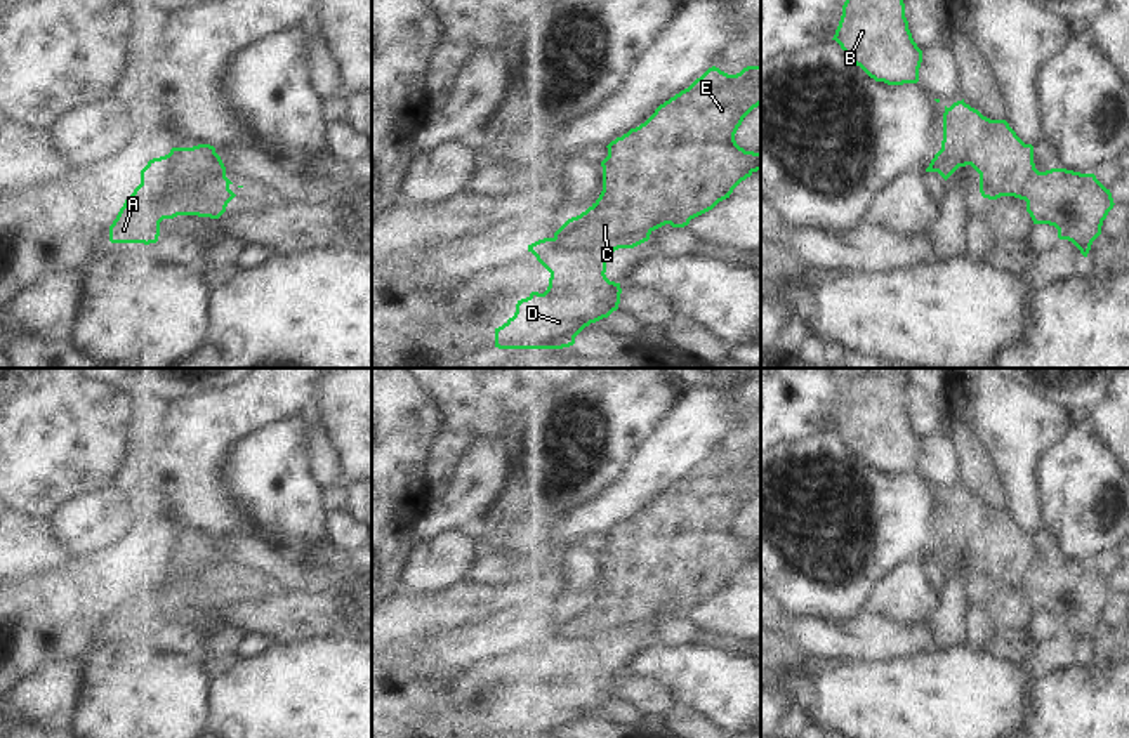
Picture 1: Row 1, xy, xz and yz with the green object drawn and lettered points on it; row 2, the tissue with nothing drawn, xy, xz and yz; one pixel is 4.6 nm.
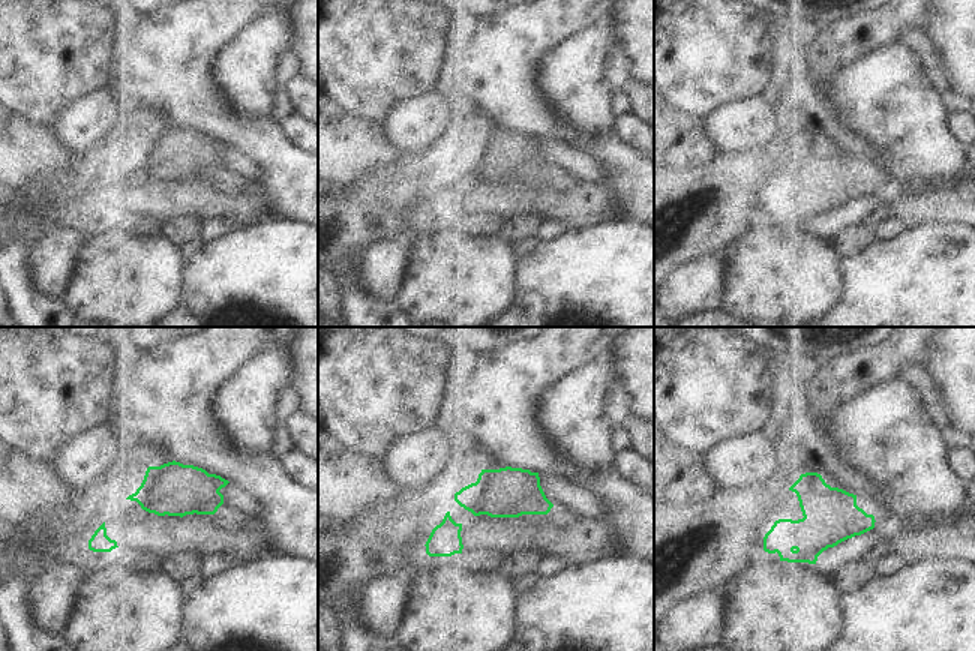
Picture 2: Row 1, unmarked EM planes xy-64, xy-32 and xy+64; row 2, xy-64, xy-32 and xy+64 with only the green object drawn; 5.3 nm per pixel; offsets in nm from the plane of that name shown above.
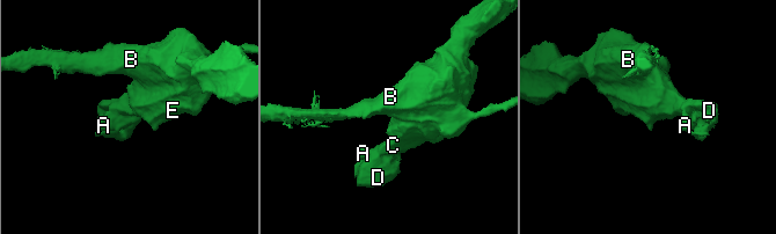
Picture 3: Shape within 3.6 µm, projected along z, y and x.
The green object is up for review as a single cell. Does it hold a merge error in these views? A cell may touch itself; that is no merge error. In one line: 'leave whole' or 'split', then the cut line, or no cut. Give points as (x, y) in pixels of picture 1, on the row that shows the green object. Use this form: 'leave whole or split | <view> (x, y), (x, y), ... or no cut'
split | xy (167, 155), (195, 179), (198, 188), (228, 190)

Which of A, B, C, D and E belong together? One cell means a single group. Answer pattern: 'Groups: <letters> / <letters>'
Groups: A D / B C E.

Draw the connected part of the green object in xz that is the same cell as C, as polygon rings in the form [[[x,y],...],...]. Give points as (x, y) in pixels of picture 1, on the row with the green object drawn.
[[[761,64],[747,66],[736,75],[728,75],[716,66],[709,68],[688,89],[660,104],[644,123],[606,146],[599,198],[580,215],[568,219],[554,238],[570,248],[615,252],[648,241],[650,234],[665,224],[684,227],[691,219],[712,210],[719,201],[730,198],[742,181],[761,170],[761,153],[745,151],[735,141],[743,118],[759,104]]]

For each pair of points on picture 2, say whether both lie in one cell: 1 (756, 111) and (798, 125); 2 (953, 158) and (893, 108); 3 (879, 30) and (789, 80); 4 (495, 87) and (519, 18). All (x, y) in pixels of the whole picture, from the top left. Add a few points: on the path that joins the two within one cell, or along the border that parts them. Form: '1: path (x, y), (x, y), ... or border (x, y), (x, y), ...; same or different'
1: path (767, 122), (770, 125), (788, 125); same
2: path (938, 153), (908, 123); same
3: path (857, 45), (834, 47), (812, 60); same
4: path (501, 71), (501, 56), (516, 41), (516, 35); same

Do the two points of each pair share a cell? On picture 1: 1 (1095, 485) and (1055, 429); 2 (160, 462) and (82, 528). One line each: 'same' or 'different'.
1: different
2: different

